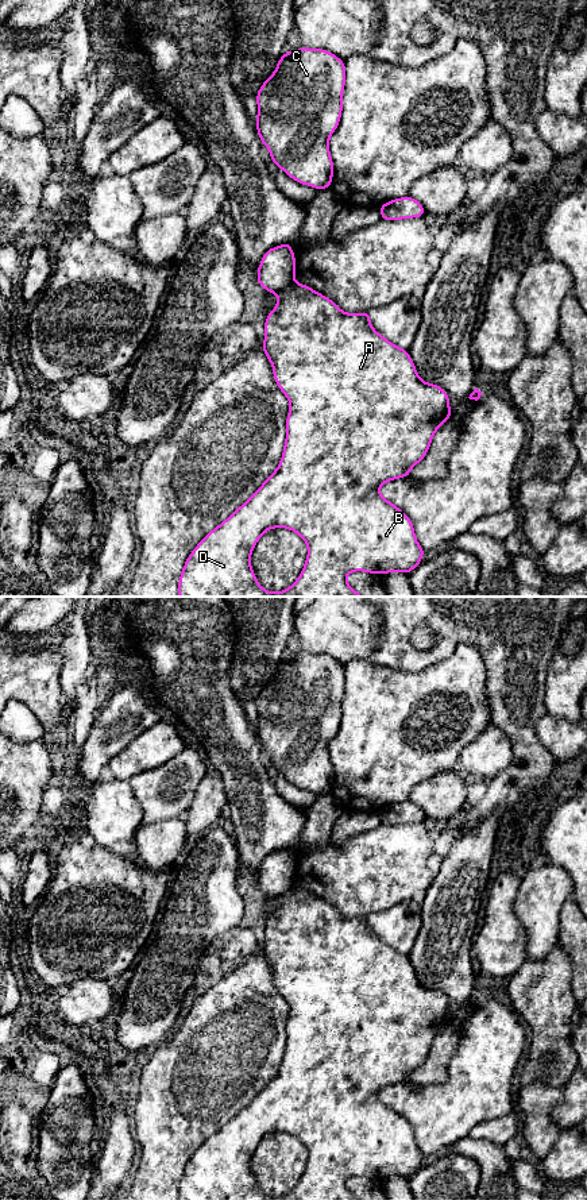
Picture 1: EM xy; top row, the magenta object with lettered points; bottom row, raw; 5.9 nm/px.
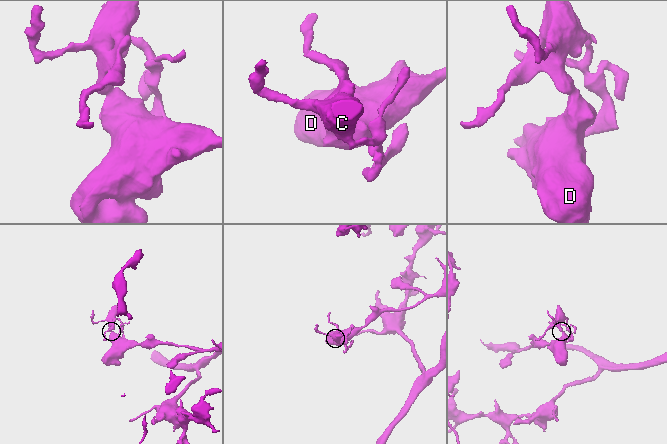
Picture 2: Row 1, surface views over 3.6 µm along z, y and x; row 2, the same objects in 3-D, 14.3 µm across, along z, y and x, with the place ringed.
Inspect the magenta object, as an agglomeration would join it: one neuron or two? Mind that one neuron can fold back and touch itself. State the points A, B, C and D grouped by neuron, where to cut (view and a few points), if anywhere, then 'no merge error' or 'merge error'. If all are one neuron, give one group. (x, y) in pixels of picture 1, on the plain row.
A B D / C | xy (293, 883), (277, 898) | merge error

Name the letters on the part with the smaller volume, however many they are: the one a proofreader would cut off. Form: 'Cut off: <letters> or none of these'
Cut off: C

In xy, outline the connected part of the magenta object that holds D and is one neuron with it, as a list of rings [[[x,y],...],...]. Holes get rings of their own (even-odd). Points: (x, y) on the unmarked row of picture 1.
[[[294,884],[279,895],[277,902],[277,911],[267,918],[264,926],[264,946],[262,954],[273,969],[275,988],[287,1002],[290,1008],[289,1019],[286,1022],[286,1046],[282,1064],[277,1074],[263,1087],[252,1101],[239,1111],[225,1126],[211,1135],[192,1155],[179,1180],[179,1200],[360,1200],[345,1187],[345,1181],[350,1177],[363,1176],[385,1180],[387,1177],[399,1176],[409,1178],[421,1168],[421,1164],[425,1160],[425,1155],[416,1145],[414,1131],[409,1120],[394,1108],[385,1104],[379,1099],[379,1092],[385,1087],[410,1081],[410,1074],[425,1062],[435,1037],[453,1020],[451,1018],[447,996],[435,988],[424,987],[418,981],[408,954],[397,952],[372,933],[370,927],[371,918],[344,918],[332,904]],[[274,1133],[287,1133],[298,1138],[308,1150],[308,1162],[298,1184],[281,1197],[264,1195],[258,1188],[250,1168],[252,1154],[262,1139]]]

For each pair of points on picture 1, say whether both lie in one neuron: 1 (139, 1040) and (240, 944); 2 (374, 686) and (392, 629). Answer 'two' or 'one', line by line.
1: two
2: two

